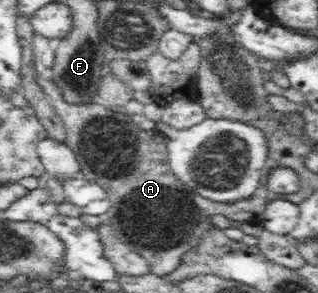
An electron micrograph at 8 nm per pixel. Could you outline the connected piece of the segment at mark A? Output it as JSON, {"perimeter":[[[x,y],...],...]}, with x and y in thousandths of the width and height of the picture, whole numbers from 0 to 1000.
{"perimeter":[[[123,246],[113,249],[113,276],[192,403],[208,440],[204,491],[245,543],[252,597],[336,648],[336,761],[384,829],[462,887],[494,939],[538,932],[569,898],[572,870],[629,829],[642,788],[676,771],[664,761],[664,734],[695,734],[796,775],[808,768],[808,788],[833,775],[833,706],[852,686],[890,683],[884,666],[846,659],[846,642],[827,631],[758,693],[682,693],[632,672],[535,580],[519,468],[494,440],[443,444],[390,375],[330,372],[292,348],[217,352],[192,338],[186,294],[160,270],[135,270]]]}

